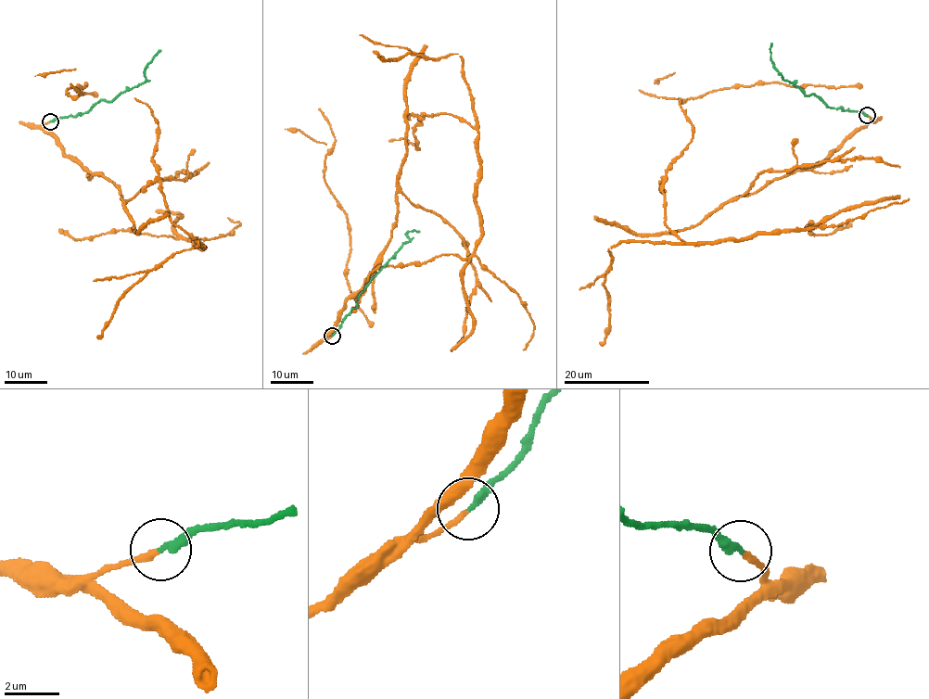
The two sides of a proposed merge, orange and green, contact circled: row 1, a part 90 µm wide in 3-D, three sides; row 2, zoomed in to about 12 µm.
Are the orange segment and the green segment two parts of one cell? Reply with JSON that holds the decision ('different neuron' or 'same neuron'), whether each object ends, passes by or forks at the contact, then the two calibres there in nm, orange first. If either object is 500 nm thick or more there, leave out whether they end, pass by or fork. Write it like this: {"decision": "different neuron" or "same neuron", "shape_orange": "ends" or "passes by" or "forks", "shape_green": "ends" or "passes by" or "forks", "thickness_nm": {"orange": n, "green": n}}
{"decision": "different neuron", "shape_orange": "ends", "shape_green": "ends", "thickness_nm": {"orange": 240, "green": 300}}

